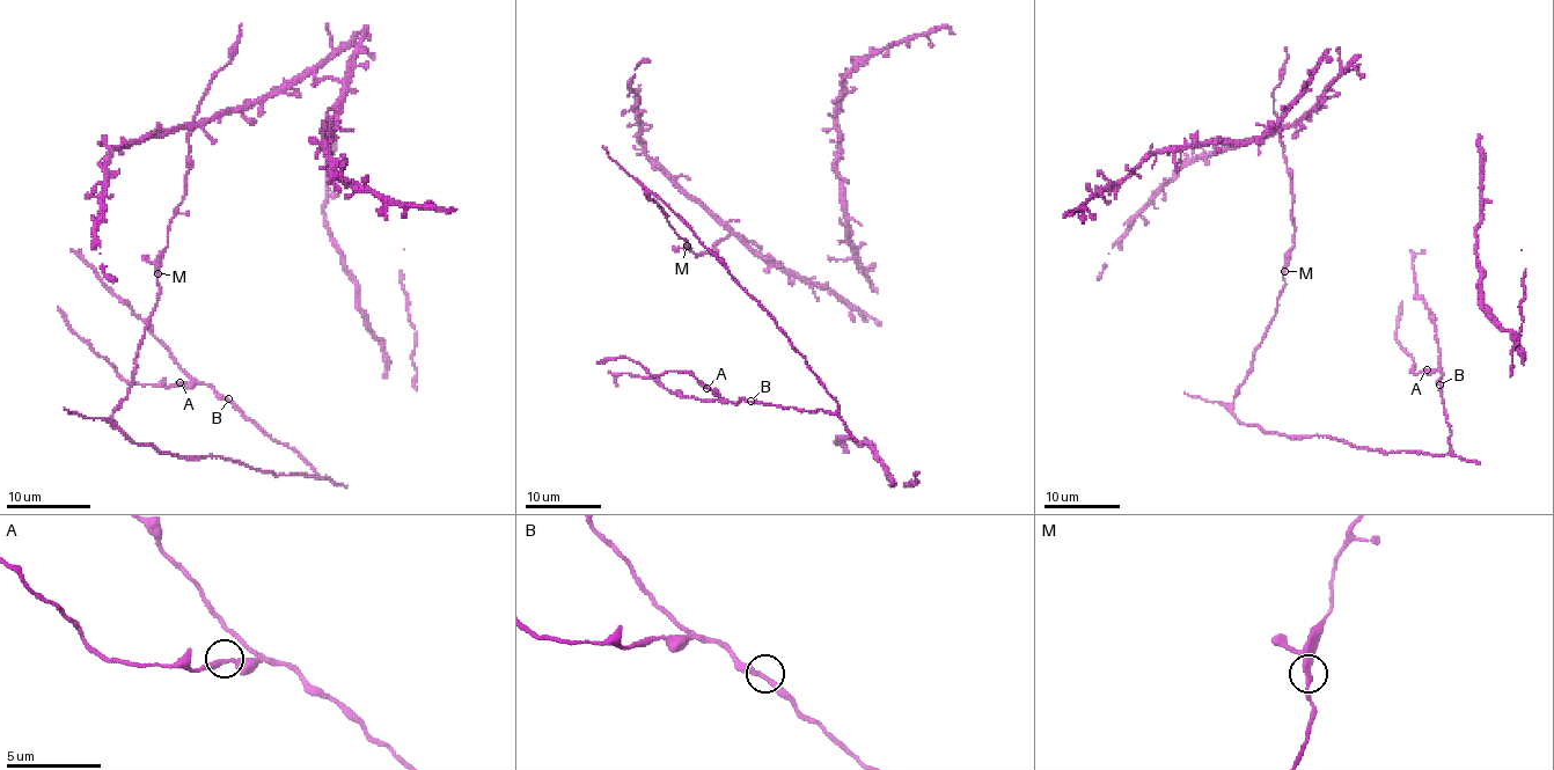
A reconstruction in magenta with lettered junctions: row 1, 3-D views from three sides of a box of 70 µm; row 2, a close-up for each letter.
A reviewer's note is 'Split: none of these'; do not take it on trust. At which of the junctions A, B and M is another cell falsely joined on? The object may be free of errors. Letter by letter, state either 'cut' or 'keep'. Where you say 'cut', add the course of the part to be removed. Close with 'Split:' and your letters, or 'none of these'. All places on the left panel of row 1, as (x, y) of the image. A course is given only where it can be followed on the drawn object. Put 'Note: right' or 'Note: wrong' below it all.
A: keep
B: keep
M: keep
Split: none of these
Note: right

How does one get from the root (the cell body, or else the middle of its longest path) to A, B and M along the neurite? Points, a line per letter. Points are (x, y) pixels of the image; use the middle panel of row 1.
A: (667, 218), (646, 195), (658, 195), (768, 313), (837, 409), (813, 412), (742, 400), (731, 403), (706, 388)
B: (667, 218), (646, 195), (658, 195), (768, 313), (837, 401), (837, 409), (813, 412), (750, 401)
M: (667, 218), (676, 235), (686, 240), (686, 246)

